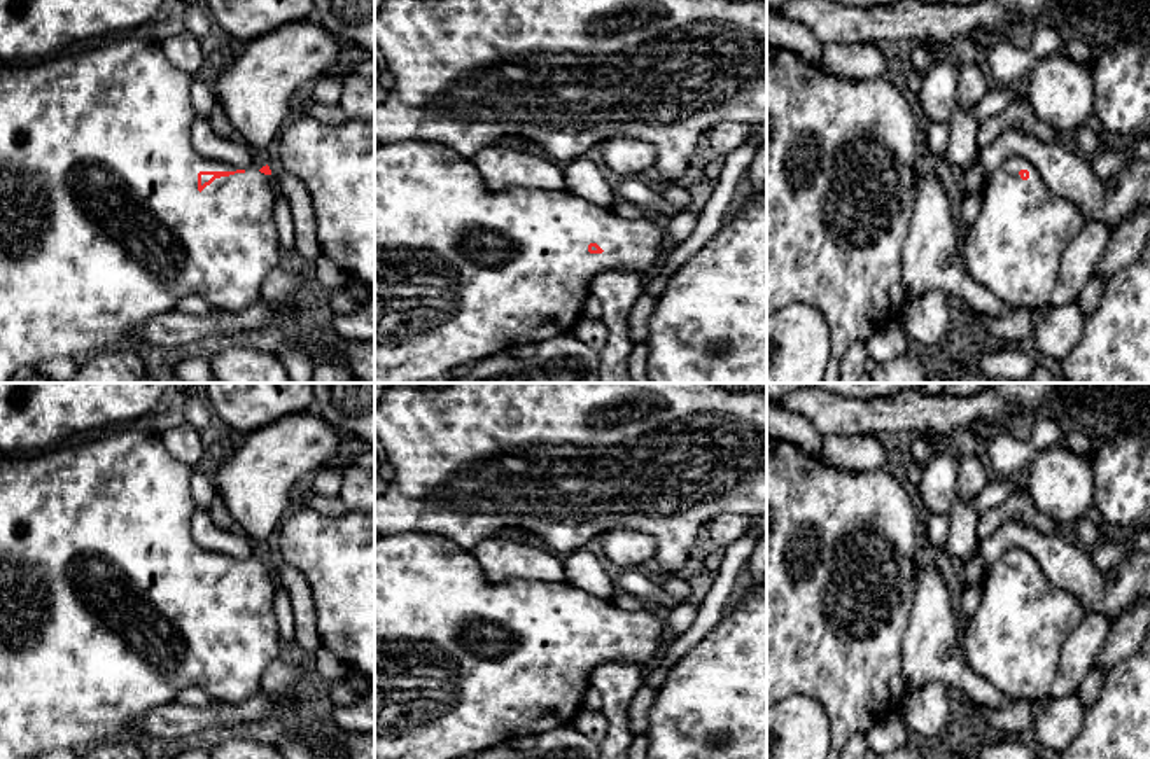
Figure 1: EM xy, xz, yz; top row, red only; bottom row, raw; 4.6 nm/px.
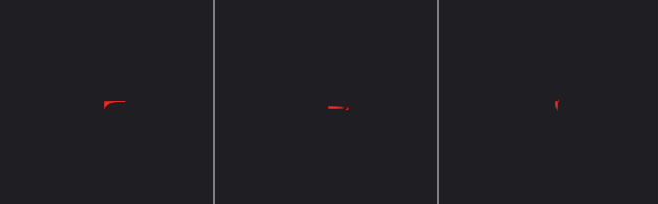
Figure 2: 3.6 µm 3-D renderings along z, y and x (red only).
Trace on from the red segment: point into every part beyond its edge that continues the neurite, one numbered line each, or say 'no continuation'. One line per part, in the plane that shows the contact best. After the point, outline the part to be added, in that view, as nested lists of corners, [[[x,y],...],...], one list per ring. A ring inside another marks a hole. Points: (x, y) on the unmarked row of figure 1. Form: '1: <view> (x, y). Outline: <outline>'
1: xy (102, 618). Outline: [[[128,425],[105,430],[98,439],[79,446],[61,444],[37,455],[0,456],[0,759],[33,759],[58,749],[81,752],[128,738],[145,714],[175,701],[186,687],[201,687],[212,701],[231,705],[261,693],[264,670],[280,656],[273,612],[277,581],[271,568],[259,563],[268,556],[261,549],[242,565],[242,560],[205,551],[196,544],[191,535],[194,502],[189,488],[194,469],[166,451],[159,432]],[[200,563],[231,567],[215,570],[200,584]]]

